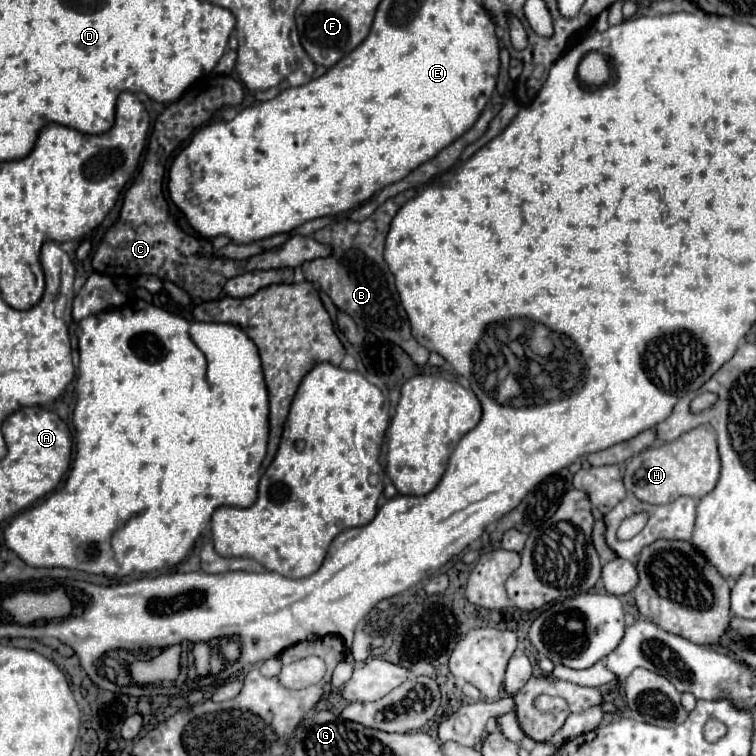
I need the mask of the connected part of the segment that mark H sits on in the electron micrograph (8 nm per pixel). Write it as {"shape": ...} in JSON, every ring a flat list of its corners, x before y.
{"shape":[[700,425,672,443,662,443,634,455,624,469,624,487,644,503,668,503,688,495,702,499,716,487,720,477,720,455,716,431,710,425]]}

